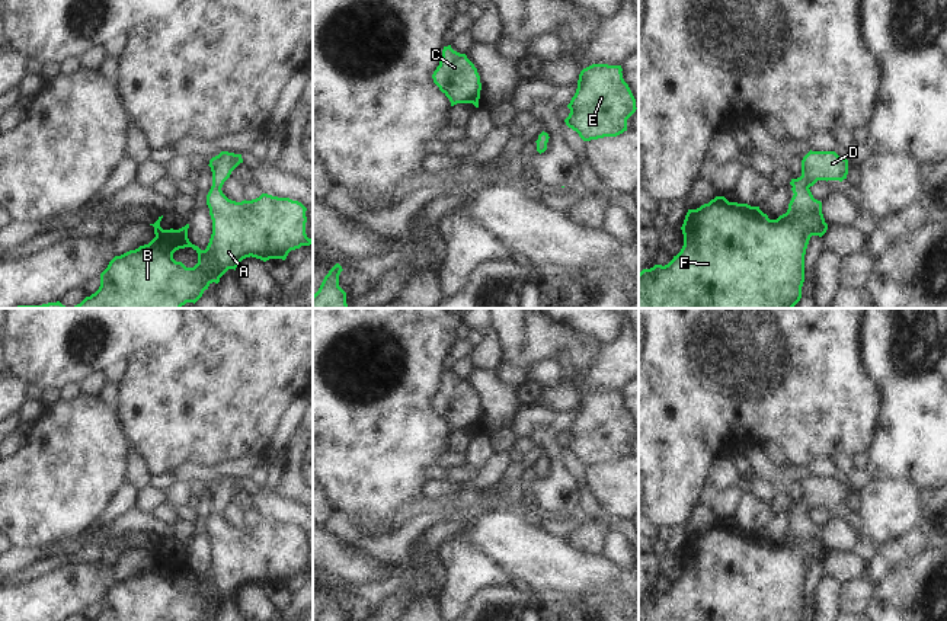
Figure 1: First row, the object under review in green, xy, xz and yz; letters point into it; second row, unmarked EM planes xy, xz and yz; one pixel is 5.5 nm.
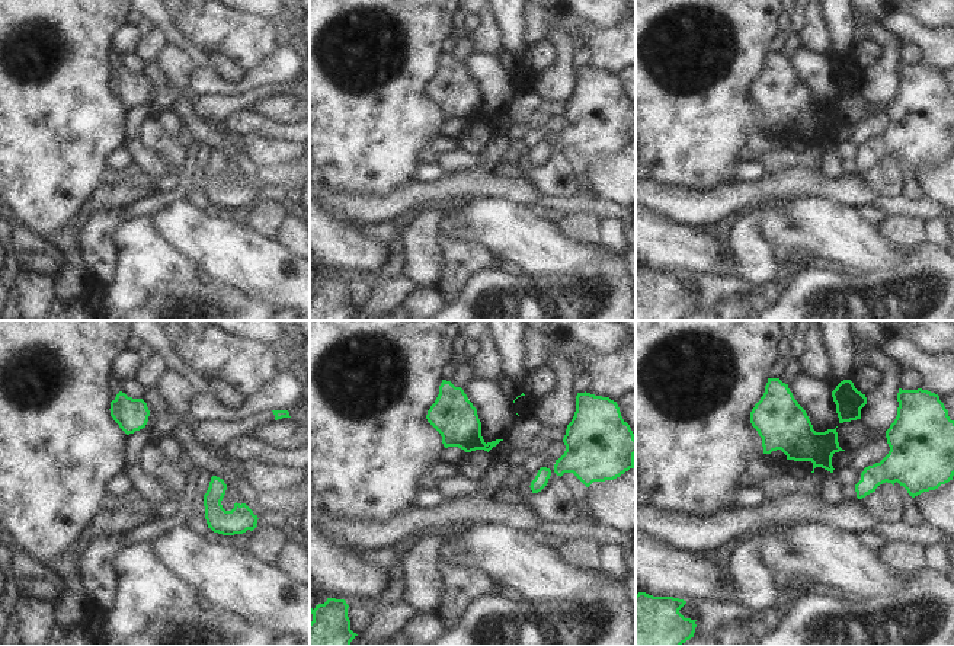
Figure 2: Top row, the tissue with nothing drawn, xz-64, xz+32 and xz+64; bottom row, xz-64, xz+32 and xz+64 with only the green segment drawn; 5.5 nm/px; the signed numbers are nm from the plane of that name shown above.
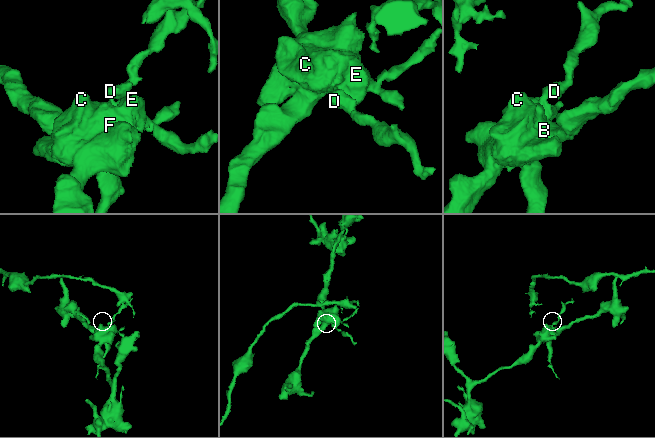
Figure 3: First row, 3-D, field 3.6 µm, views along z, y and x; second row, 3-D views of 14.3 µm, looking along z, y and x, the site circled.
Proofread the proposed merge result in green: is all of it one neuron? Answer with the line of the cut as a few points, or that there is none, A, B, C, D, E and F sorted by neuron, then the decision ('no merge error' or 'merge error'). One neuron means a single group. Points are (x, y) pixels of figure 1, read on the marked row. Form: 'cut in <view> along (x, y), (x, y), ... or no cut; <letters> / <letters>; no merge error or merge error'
no cut; A B C D E F; no merge error

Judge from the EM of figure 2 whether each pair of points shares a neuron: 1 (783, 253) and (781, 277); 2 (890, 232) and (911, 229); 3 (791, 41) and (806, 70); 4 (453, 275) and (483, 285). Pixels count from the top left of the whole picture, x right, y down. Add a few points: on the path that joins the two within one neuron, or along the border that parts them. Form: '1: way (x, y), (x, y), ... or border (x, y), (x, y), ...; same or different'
1: way (783, 259), (781, 271); same
2: way (895, 230), (906, 230); same
3: border (799, 48), (788, 58); different
4: border (493, 268), (476, 272), (447, 304); different

